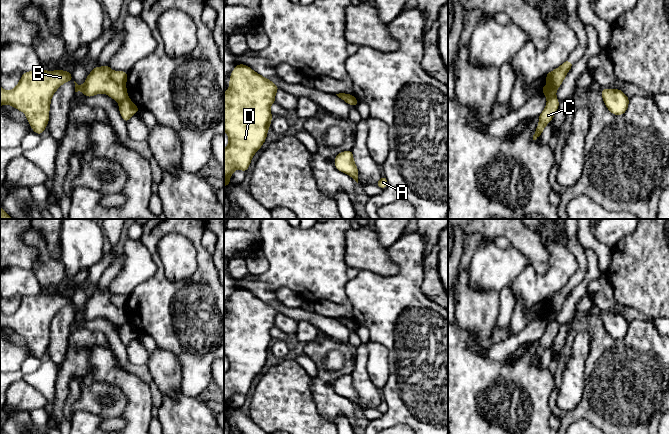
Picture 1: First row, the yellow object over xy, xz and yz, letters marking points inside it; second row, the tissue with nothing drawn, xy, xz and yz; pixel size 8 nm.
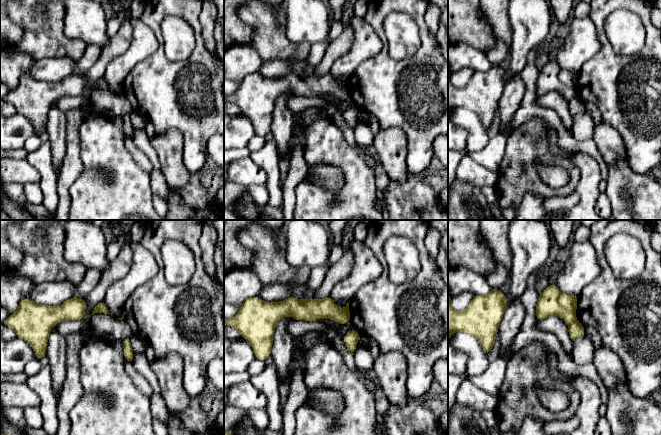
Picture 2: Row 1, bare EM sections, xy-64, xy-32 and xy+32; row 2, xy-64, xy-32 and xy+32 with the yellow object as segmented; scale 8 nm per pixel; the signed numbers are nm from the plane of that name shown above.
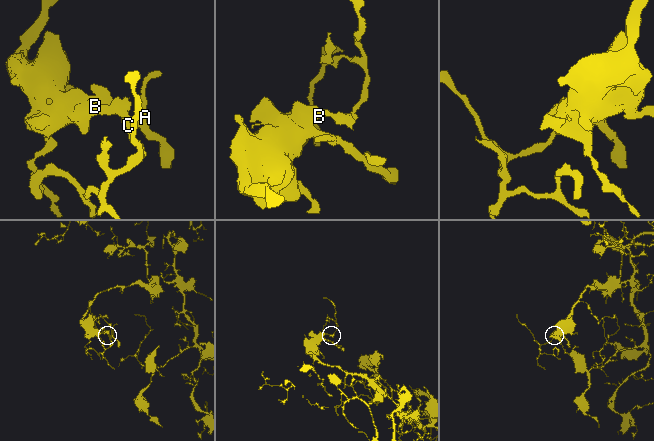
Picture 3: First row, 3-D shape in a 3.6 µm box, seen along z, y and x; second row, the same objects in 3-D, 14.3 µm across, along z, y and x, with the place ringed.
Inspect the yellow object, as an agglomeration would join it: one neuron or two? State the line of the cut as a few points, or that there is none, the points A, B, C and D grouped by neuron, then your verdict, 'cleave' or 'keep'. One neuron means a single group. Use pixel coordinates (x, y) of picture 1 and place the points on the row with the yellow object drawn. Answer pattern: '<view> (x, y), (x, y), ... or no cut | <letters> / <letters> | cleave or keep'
xy (127, 97), (119, 103) | A B D / C | cleave

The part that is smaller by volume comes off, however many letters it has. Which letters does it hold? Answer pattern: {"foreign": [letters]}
{"foreign": ["C"]}

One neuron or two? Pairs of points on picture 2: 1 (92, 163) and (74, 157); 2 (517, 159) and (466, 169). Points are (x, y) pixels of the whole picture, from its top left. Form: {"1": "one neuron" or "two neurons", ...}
{"1": "two neurons", "2": "two neurons"}

